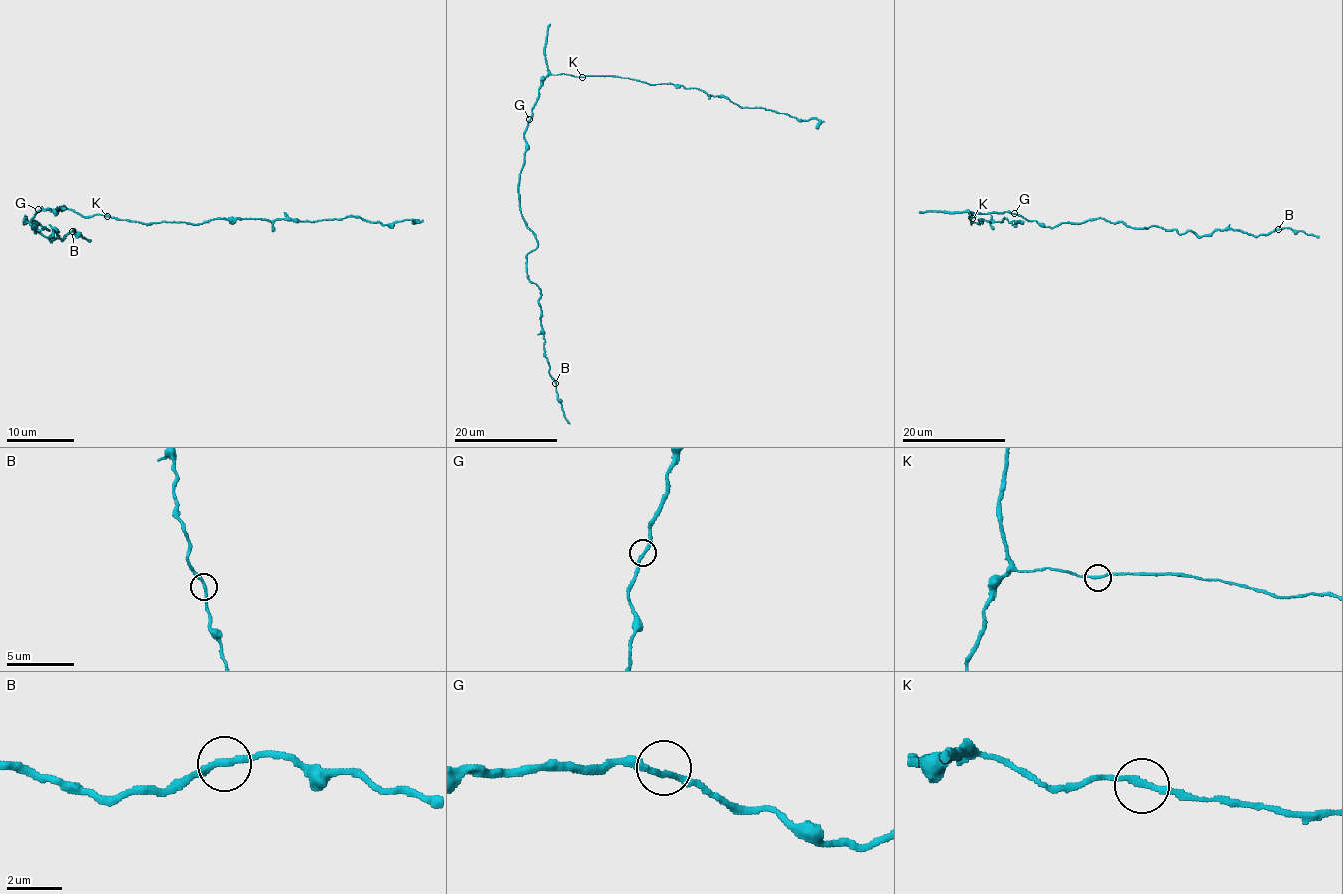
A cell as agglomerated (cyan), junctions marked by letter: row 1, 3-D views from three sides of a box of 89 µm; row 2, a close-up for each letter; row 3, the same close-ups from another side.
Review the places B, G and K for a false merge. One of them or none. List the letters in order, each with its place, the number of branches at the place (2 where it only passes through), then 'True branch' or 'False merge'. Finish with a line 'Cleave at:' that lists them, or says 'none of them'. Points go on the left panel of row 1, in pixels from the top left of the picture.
B: Place: (72, 231). Branches: 2. True branch
G: Place: (38, 209). Branches: 2. True branch
K: Place: (107, 216). Branches: 2. True branch
Cleave at: none of them

